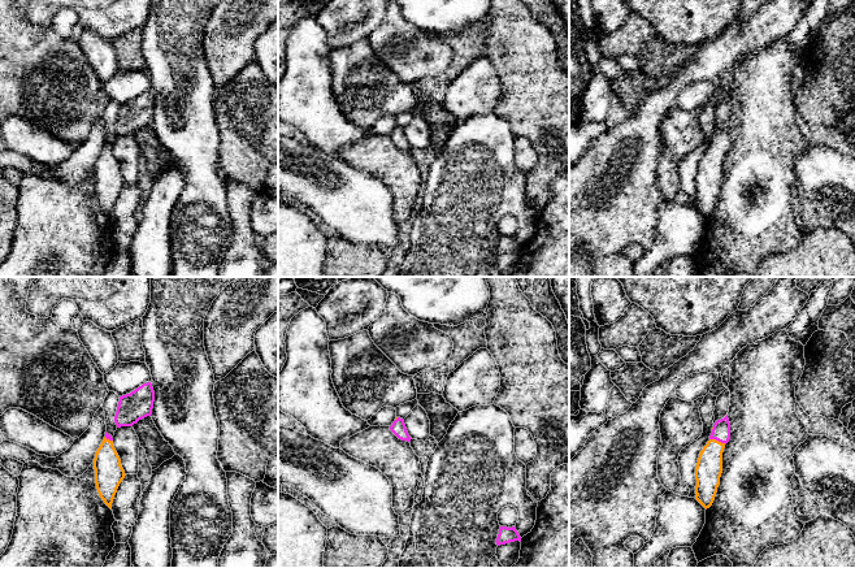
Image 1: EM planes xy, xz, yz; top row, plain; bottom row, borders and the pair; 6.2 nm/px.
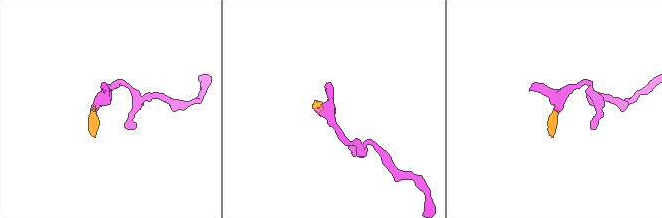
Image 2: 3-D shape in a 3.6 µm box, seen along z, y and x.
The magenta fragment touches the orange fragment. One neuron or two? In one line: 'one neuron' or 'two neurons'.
one neuron

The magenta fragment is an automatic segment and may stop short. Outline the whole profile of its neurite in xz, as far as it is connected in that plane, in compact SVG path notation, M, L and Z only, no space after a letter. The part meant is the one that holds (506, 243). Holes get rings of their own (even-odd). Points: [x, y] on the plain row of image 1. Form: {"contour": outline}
{"contour": "M500 235L499 238L499 243L496 247L496 253L505 253L509 251L515 251L515 250L520 250L521 251L521 246L518 243L518 240L516 239L515 235L512 237L507 237L507 235Z"}

